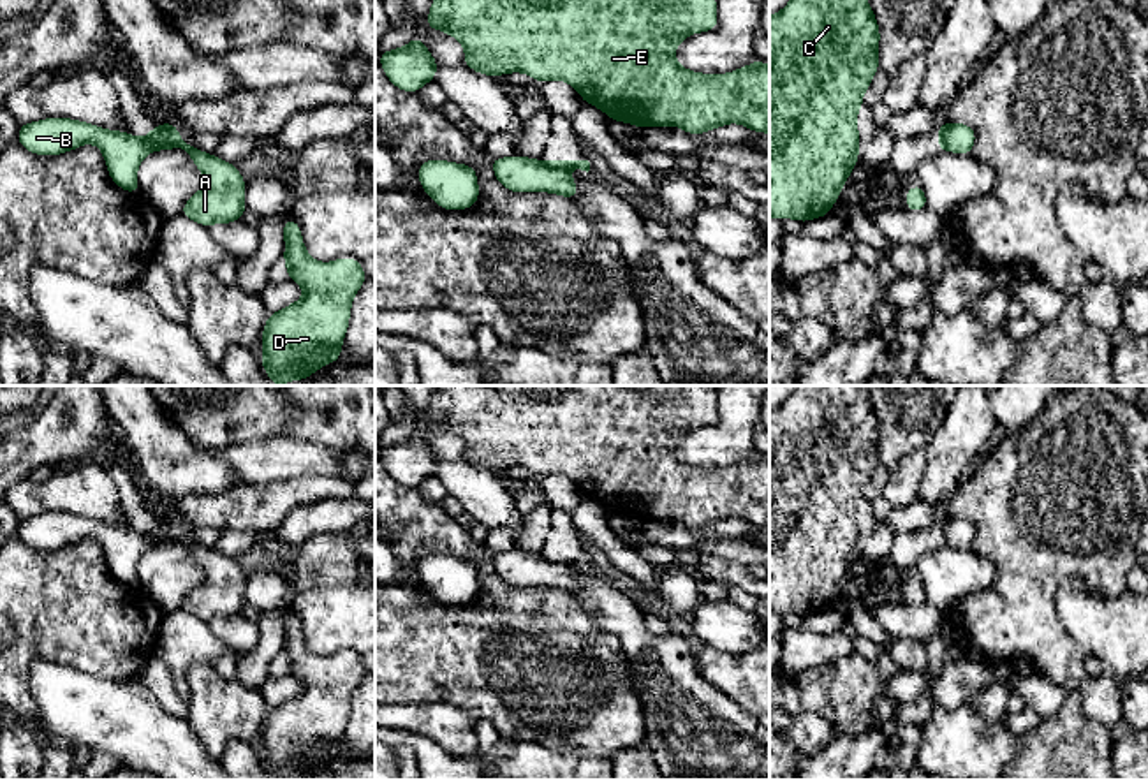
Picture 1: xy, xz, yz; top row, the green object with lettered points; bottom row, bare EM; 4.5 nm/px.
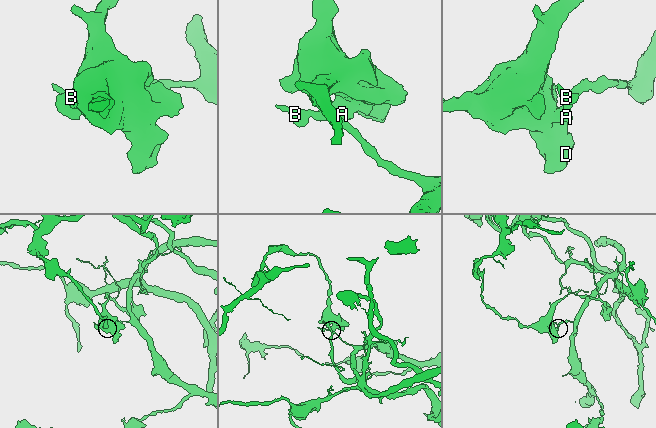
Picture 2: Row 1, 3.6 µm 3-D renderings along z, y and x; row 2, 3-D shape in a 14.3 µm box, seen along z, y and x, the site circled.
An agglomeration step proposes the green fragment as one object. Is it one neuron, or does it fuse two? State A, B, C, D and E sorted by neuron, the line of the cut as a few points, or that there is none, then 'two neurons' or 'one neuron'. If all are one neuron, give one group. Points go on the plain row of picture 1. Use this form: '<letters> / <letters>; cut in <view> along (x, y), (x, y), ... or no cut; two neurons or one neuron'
A C D E / B; cut in xy along (178, 532), (162, 541), (147, 534); two neurons

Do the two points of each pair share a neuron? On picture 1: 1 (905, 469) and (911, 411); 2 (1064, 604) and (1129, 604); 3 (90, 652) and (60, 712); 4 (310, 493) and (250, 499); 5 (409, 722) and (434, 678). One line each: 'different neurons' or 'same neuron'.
1: different neurons
2: same neuron
3: different neurons
4: same neuron
5: different neurons

